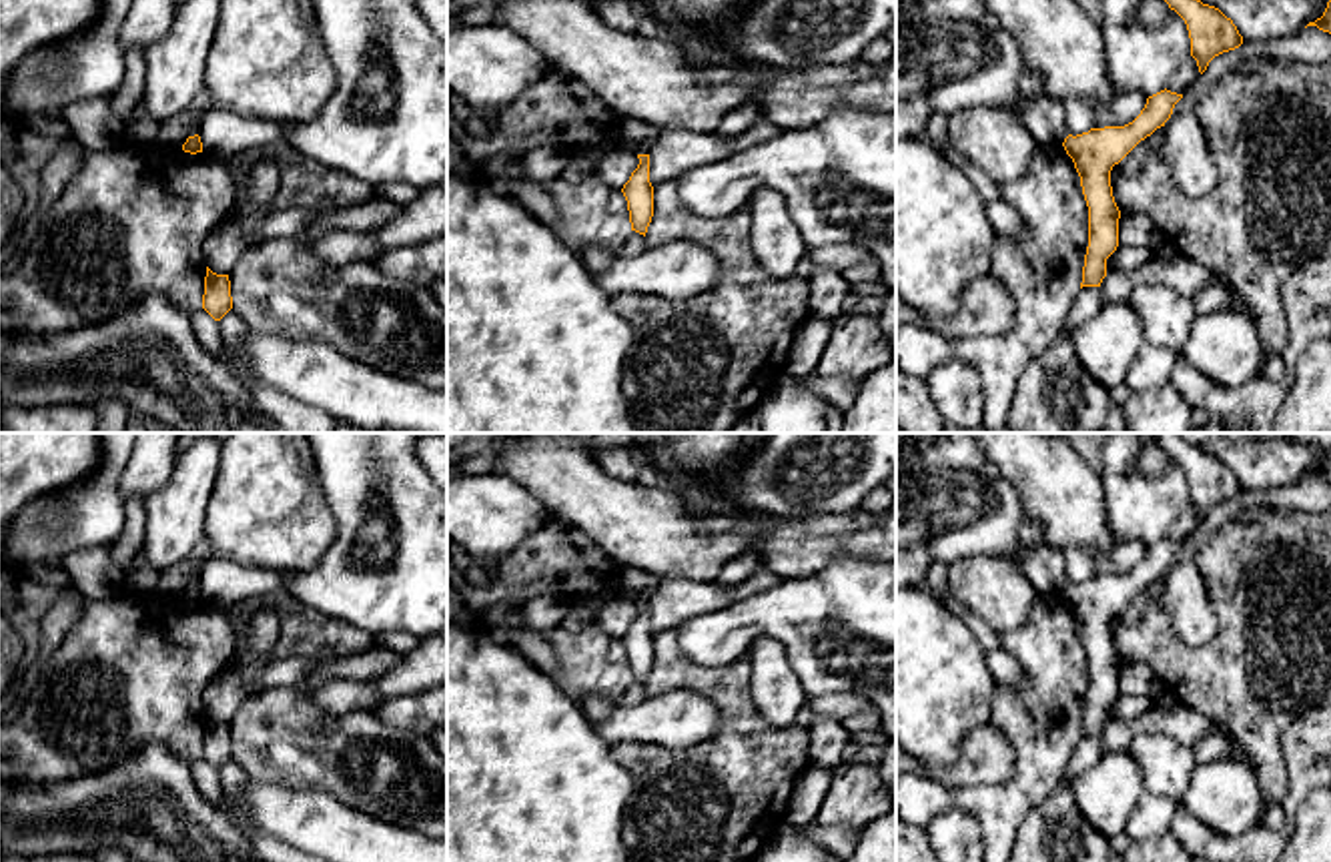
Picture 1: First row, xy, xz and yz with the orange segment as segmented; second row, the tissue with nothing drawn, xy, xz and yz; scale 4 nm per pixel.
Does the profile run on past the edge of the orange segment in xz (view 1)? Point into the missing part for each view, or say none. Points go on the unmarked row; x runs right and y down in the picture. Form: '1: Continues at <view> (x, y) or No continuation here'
1: No continuation here

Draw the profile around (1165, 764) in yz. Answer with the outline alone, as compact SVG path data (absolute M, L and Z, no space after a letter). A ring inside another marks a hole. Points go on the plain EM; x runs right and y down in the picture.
M1141 734L1127 746L1139 762L1145 790L1175 802L1183 802L1197 758L1191 746L1179 744L1167 734Z

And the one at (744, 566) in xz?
M748 551L728 561L720 569L716 583L724 587L732 587L750 579L758 569L760 569L760 555L756 551Z

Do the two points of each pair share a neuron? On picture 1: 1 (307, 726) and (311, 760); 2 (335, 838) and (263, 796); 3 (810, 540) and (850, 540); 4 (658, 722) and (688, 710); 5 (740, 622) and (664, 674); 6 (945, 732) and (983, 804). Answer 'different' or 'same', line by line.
1: same
2: same
3: same
4: same
5: different
6: different

